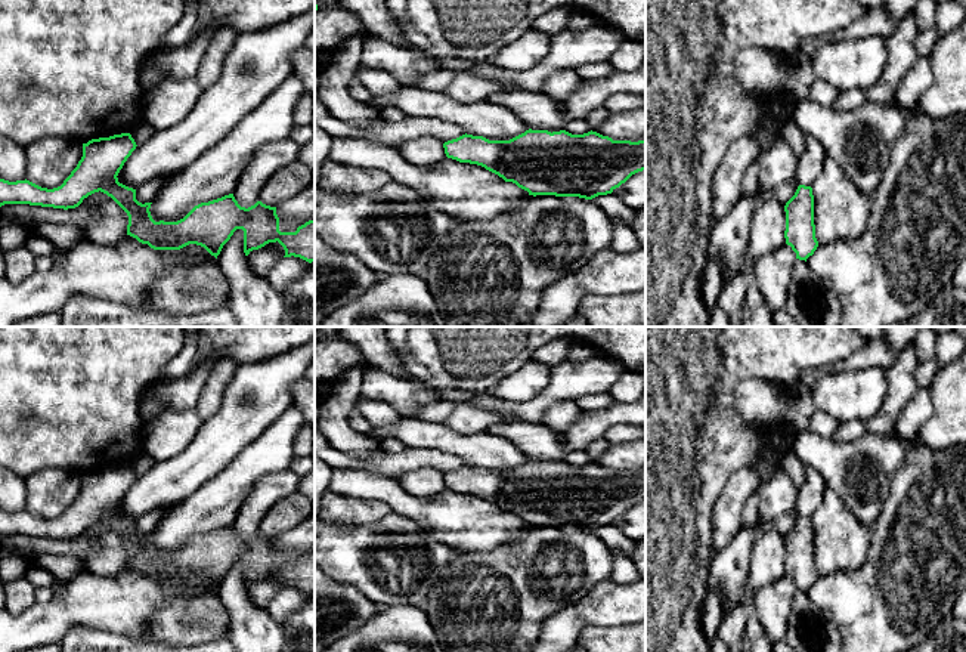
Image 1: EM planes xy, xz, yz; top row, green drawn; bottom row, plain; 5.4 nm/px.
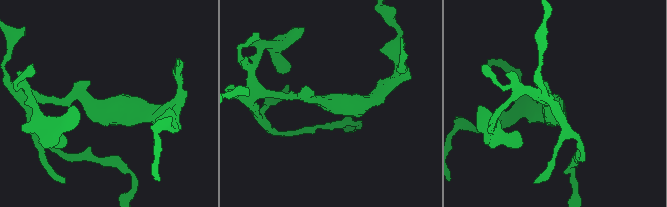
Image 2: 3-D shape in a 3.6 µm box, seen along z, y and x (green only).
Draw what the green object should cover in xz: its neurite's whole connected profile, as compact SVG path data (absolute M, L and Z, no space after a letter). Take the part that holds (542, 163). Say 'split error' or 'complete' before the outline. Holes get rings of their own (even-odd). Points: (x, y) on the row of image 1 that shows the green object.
complete | M526 130L510 140L462 135L443 143L448 158L484 167L529 195L592 200L645 170L645 139L613 140L597 132Z

